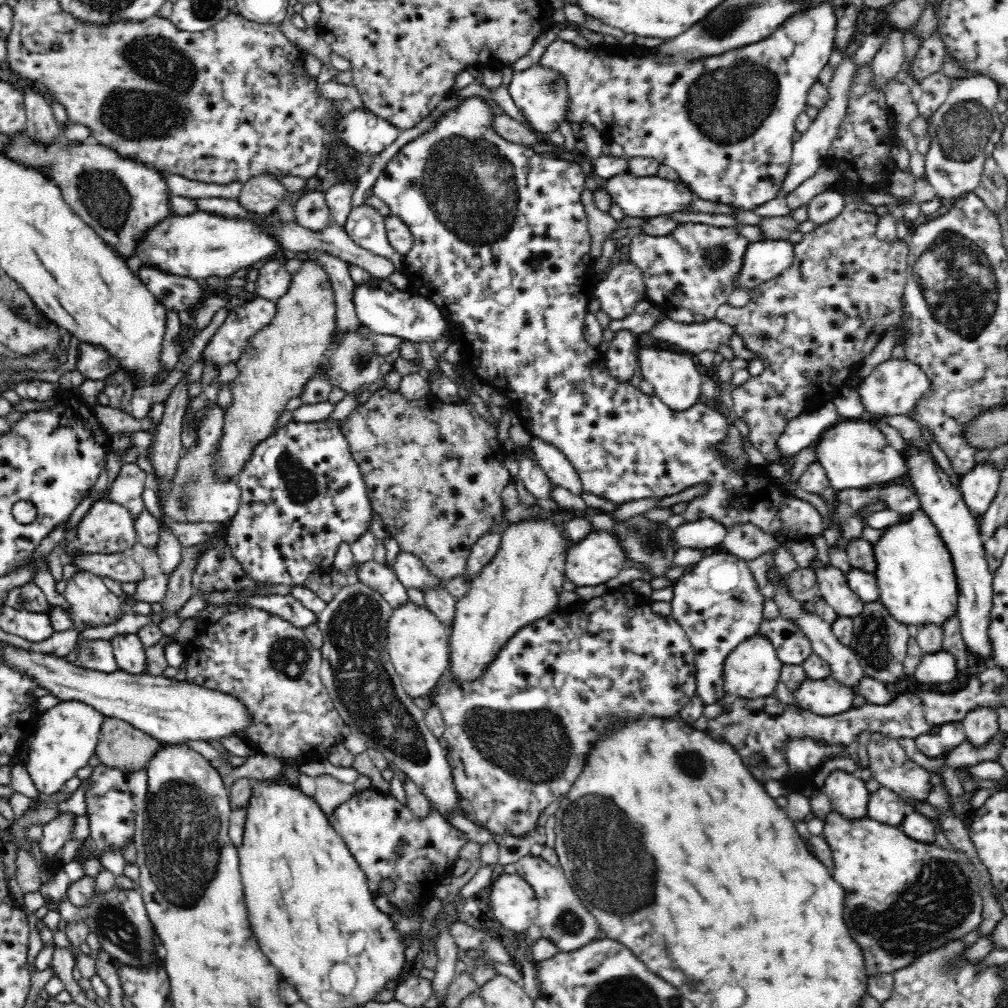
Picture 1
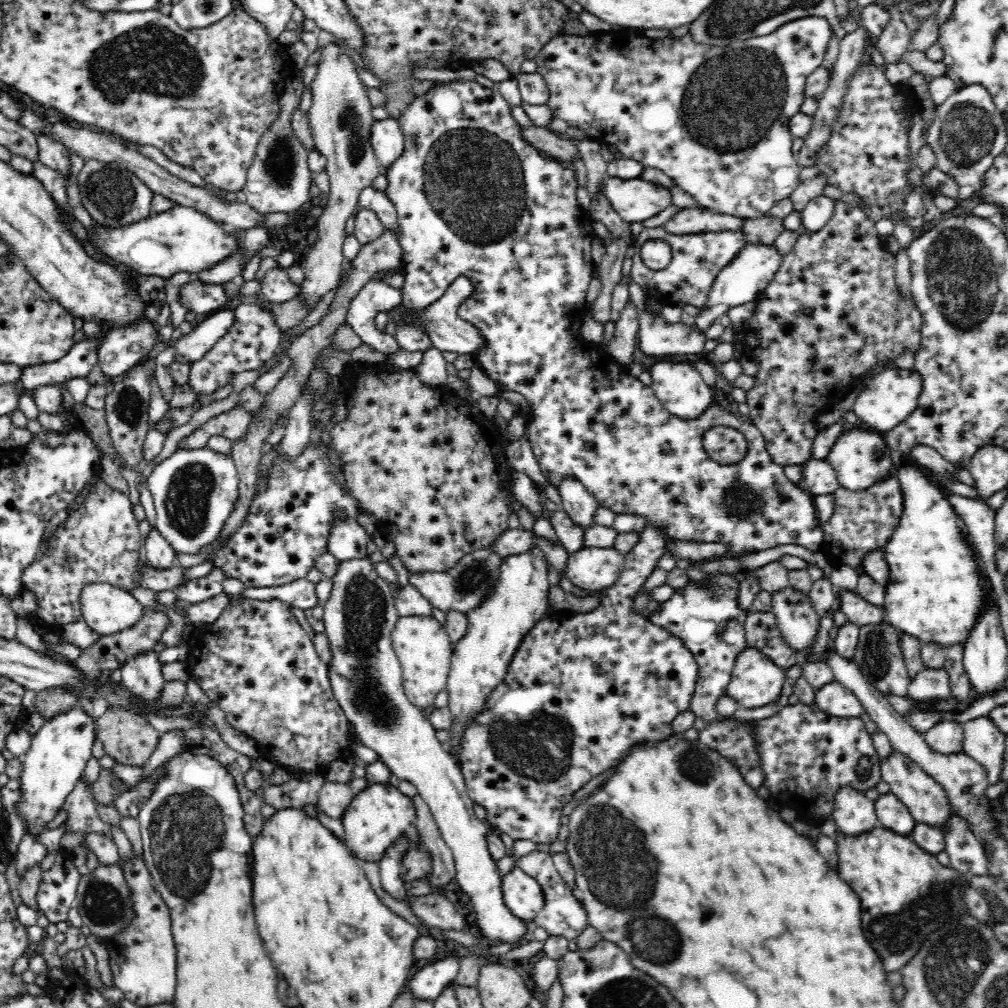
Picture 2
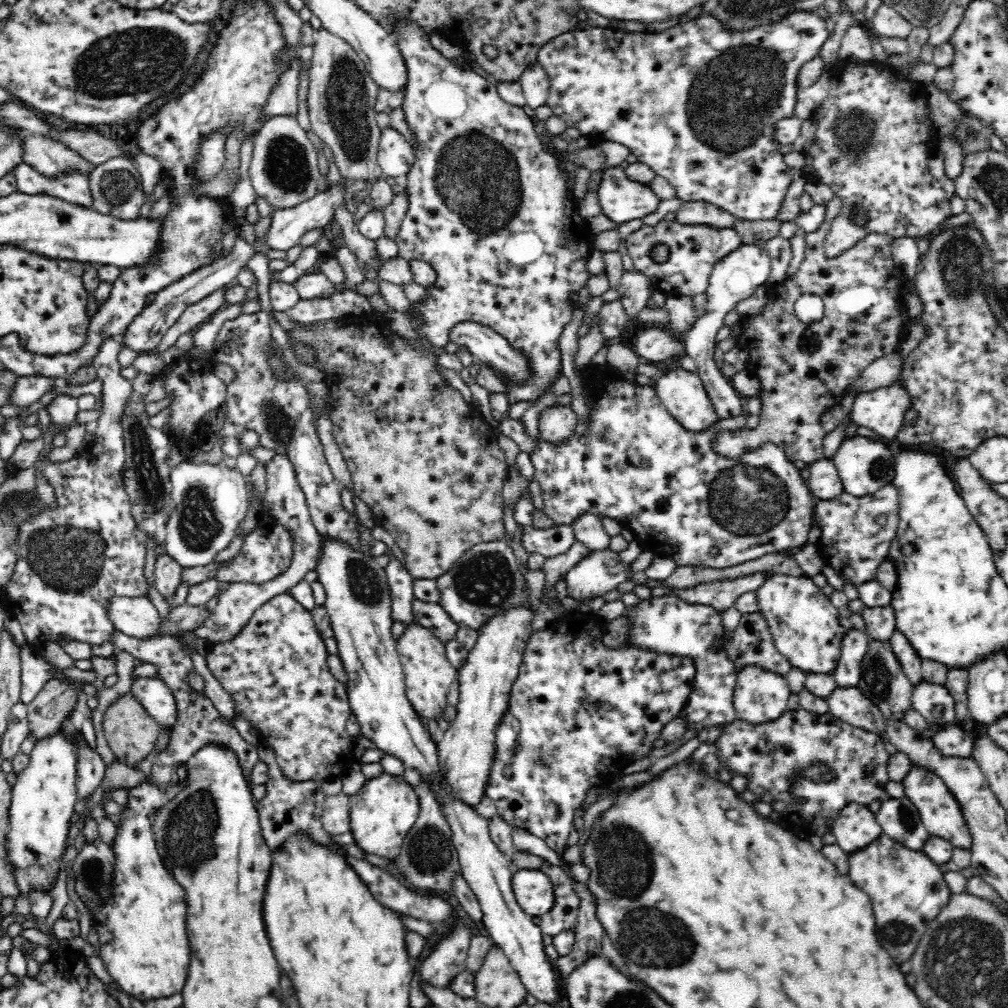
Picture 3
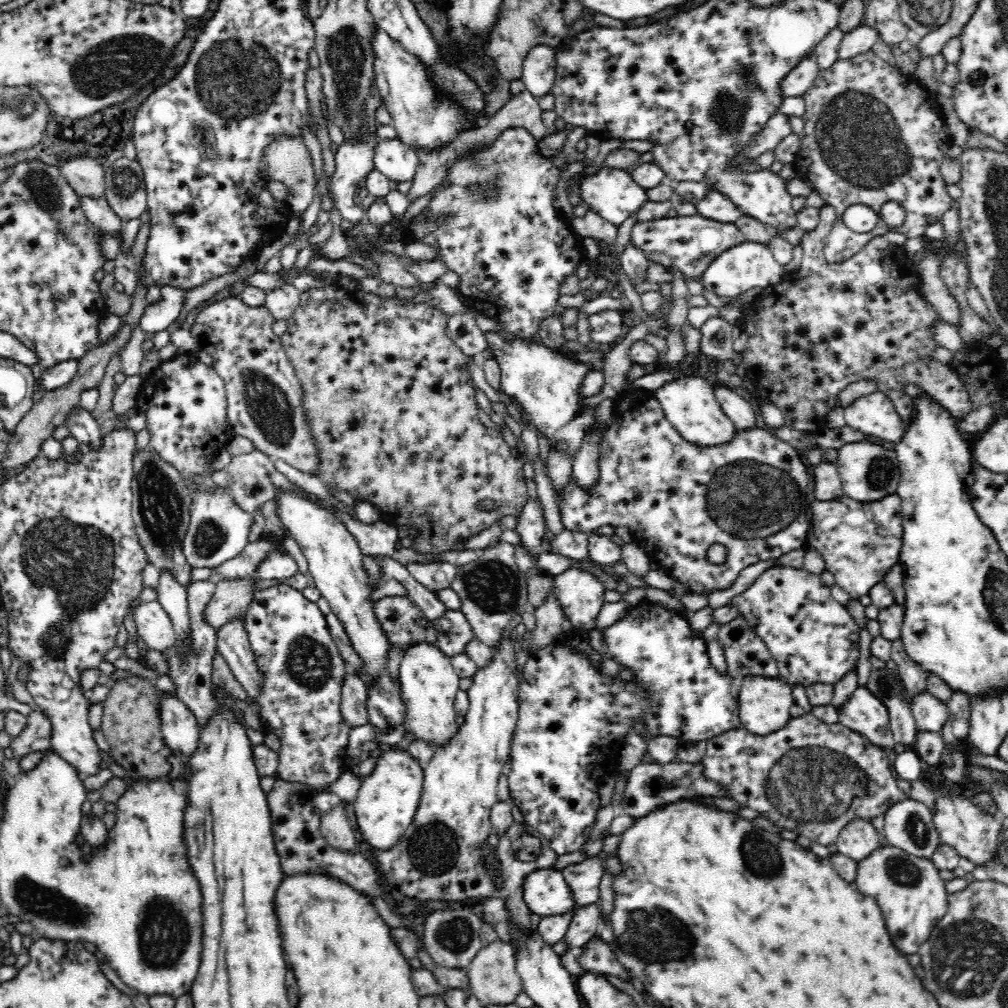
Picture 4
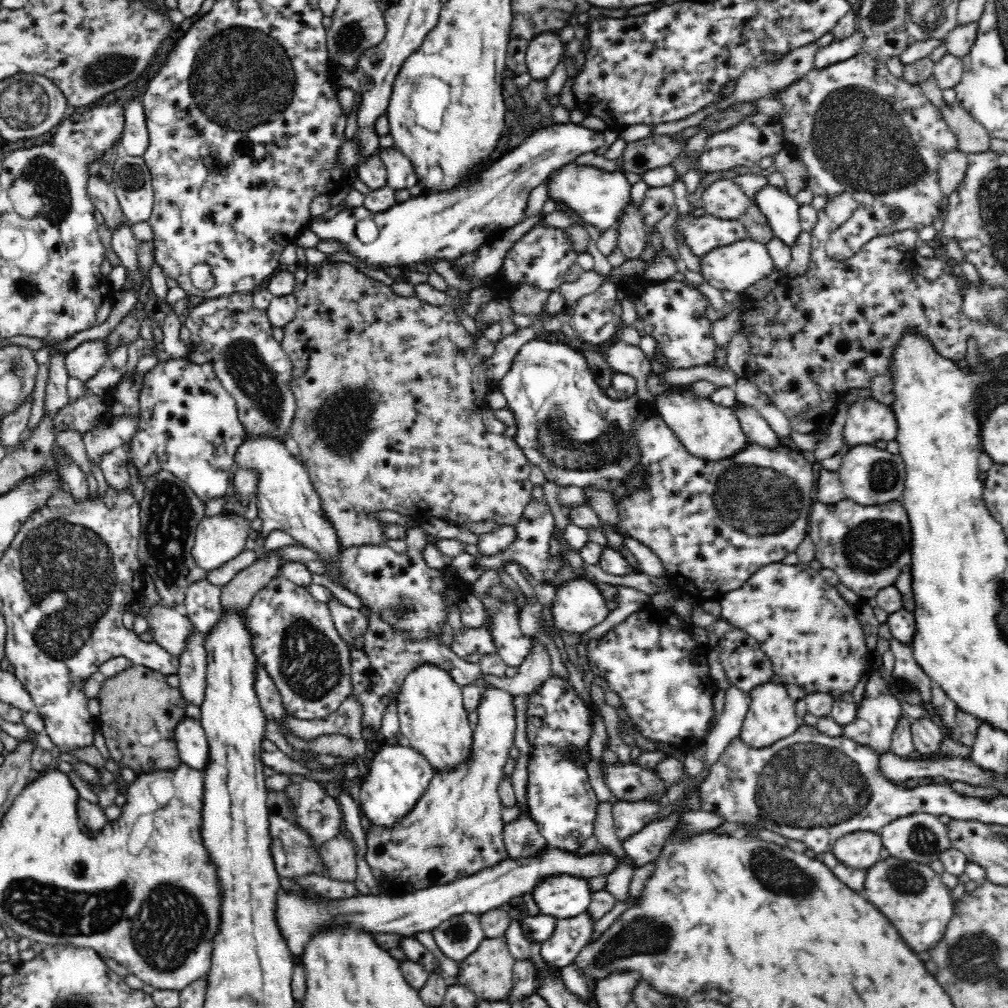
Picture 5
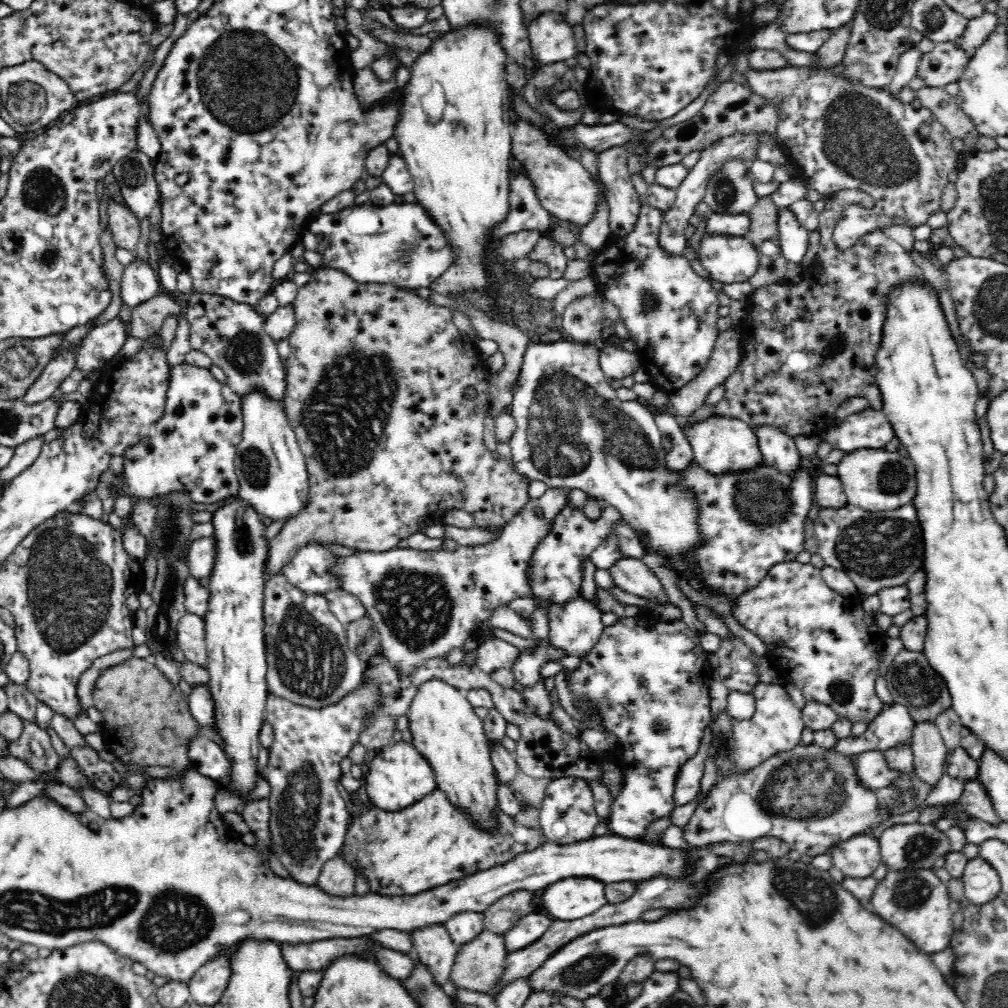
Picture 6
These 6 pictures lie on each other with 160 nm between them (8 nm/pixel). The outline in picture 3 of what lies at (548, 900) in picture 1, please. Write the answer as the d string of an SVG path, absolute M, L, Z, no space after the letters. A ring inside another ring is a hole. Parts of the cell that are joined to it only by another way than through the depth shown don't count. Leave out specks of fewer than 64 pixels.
M545 859L538 869L548 876L554 891L554 905L548 912L544 912L544 914L539 916L542 932L554 937L562 931L572 931L577 923L578 904L580 904L580 899L578 899L578 895L576 895L576 891L574 891L572 886L572 877L562 867L550 864Z

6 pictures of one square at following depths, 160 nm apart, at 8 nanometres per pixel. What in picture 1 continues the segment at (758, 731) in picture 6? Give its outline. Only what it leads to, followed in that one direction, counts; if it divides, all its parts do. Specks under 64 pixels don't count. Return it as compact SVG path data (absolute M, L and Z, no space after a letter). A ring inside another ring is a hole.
M762 634L748 636L736 648L728 652L722 666L724 691L727 697L758 699L773 695L776 685L781 680L780 670L783 662L778 658L776 647L771 639Z

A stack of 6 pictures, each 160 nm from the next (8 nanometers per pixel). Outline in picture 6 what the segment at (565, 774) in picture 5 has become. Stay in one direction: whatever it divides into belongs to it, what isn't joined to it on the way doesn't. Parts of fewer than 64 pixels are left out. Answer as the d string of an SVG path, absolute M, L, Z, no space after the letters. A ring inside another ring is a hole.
M572 776L550 778L539 810L539 827L550 842L564 845L588 840L594 837L592 832L597 824L594 795L588 782Z

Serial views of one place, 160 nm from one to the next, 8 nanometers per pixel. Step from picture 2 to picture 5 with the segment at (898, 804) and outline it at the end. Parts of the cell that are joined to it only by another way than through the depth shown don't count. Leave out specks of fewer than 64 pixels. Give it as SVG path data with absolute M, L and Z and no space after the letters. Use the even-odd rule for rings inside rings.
M912 812L908 816L900 816L899 819L886 824L878 833L883 845L886 846L892 856L926 865L938 860L940 852L951 847L947 826L942 824L938 816L927 812Z

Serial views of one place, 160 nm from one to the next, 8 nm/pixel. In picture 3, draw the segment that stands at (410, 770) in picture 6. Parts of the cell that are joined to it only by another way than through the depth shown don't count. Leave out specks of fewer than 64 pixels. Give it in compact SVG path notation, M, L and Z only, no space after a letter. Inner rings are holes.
M382 773L371 778L350 799L350 832L354 842L366 854L376 854L394 861L398 858L407 832L412 830L418 819L420 805L419 796L404 781L402 776L391 776Z

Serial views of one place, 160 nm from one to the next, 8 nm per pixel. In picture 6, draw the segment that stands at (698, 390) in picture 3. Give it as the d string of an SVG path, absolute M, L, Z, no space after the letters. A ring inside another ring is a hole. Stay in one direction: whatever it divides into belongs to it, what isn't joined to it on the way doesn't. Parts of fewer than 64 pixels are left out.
M713 414L706 419L689 421L678 424L682 434L691 446L694 460L700 468L720 474L720 472L736 472L748 470L762 462L762 453L758 447L758 439L752 432L752 427L743 420L731 416L718 416Z

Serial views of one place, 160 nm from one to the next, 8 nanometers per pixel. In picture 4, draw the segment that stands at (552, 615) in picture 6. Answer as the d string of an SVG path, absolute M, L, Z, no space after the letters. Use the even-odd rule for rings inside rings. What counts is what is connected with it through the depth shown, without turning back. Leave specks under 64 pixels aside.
M578 567L554 577L554 593L574 628L591 630L605 600L607 590L601 579Z

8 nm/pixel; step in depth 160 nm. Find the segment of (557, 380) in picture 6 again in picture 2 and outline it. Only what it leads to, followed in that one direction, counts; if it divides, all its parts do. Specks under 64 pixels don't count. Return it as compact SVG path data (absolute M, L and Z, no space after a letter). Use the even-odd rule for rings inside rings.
M458 277L450 287L450 290L445 292L445 295L432 304L429 304L426 308L418 310L418 314L415 314L411 308L405 308L405 306L399 305L386 311L391 315L388 318L397 329L400 325L402 327L408 327L411 329L420 329L424 335L428 335L428 339L431 340L434 348L440 351L456 352L457 354L470 354L478 351L482 345L485 344L485 340L482 339L482 335L478 333L478 329L474 325L463 321L457 313L460 302L472 291L472 285L470 280L466 277Z

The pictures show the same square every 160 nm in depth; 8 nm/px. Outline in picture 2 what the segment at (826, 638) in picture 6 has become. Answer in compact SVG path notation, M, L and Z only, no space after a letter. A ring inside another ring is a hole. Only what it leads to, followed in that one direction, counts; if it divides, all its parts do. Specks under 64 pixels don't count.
M790 587L773 596L772 613L776 615L778 629L786 642L797 652L802 652L802 648L810 651L820 628L820 618L809 596Z

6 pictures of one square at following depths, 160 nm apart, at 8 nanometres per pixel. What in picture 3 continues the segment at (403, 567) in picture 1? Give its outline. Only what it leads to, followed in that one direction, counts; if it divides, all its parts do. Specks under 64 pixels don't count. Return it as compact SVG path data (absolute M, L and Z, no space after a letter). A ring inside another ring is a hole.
M504 539L492 543L478 544L467 550L461 559L435 580L440 606L458 625L480 629L490 619L509 607L521 606L526 600L527 581L516 564L516 556Z

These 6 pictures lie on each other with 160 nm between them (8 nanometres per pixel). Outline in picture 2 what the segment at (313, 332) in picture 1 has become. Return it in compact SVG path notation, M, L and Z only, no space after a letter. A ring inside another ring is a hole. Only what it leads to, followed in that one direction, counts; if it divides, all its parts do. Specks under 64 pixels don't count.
M336 42L328 44L322 51L323 60L318 65L316 80L312 82L312 107L308 110L308 120L312 127L315 148L324 154L327 163L325 171L329 177L330 193L323 214L317 219L317 238L306 250L303 262L304 276L298 284L298 294L302 307L311 312L322 297L339 286L342 264L344 264L344 240L346 220L356 213L360 193L370 187L372 180L380 174L369 137L374 118L372 104L366 96L365 85L359 80L355 64L350 56L340 53Z

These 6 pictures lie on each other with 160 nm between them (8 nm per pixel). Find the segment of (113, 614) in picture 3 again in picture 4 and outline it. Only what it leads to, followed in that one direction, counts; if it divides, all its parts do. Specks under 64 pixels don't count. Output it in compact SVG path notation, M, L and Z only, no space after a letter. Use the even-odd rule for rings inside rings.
M157 601L141 602L132 605L132 620L136 623L138 636L150 649L164 651L178 639L169 615Z

